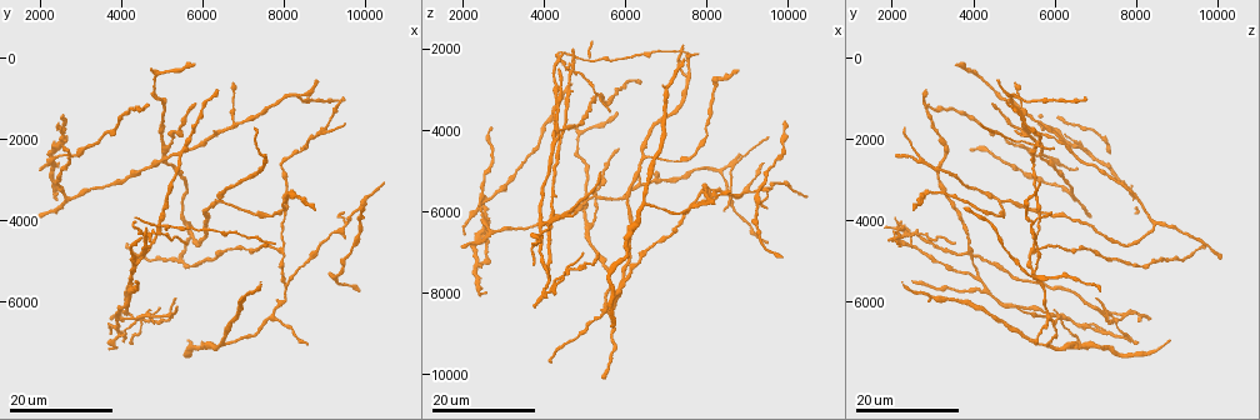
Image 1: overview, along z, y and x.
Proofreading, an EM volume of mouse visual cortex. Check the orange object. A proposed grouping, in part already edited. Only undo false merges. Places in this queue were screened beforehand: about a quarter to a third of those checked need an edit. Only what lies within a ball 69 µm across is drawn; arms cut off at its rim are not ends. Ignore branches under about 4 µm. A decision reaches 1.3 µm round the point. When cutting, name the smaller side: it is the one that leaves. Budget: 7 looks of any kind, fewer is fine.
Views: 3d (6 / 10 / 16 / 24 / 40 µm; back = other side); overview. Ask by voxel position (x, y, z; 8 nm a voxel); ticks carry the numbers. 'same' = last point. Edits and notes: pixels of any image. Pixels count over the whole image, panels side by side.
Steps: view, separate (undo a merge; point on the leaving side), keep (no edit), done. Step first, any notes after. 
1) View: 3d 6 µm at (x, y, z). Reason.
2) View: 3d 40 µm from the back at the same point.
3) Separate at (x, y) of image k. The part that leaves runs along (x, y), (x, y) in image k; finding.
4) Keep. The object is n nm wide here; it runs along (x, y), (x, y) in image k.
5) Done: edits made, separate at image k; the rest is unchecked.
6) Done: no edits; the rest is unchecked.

View: 3d 24 µm at (9550, 4050, 5500). Three-way junction.

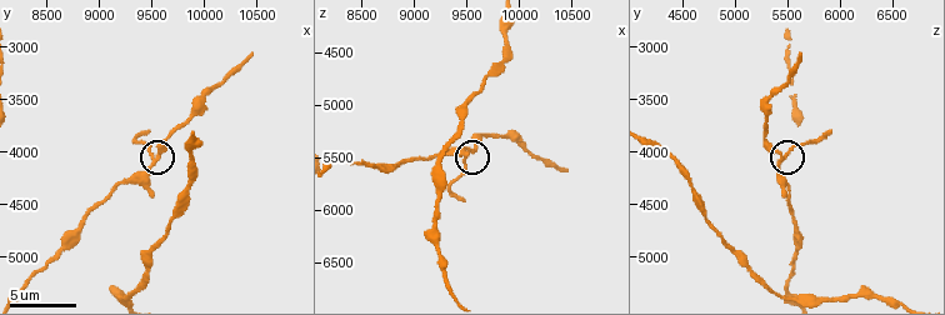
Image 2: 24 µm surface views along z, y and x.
View: 3d 10 µm at (9480, 4060, 5460).

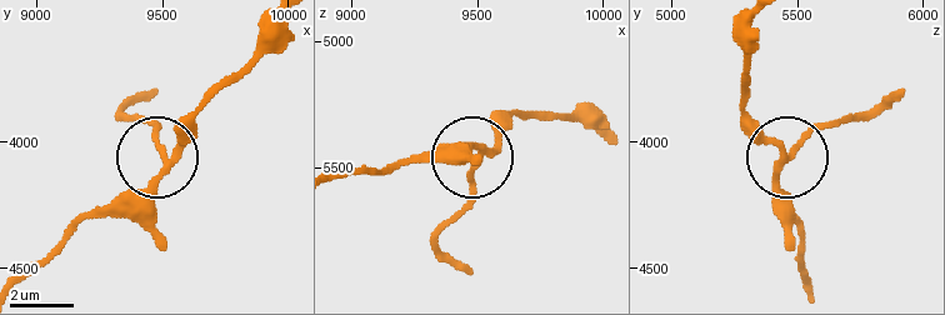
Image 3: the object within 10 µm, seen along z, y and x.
Keep. 3 arms meet here; it runs along (25, 276), (154, 179), (163, 158), (141, 118) in image 3; one neuron here.

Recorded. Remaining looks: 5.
View: 3d 16 µm at (3850, 6600, 6750). Four arms meet.

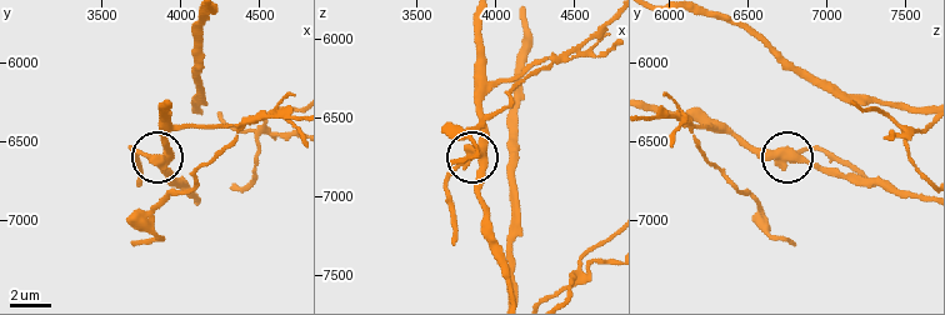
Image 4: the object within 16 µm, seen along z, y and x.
View: 3d 10 µm at the same point.

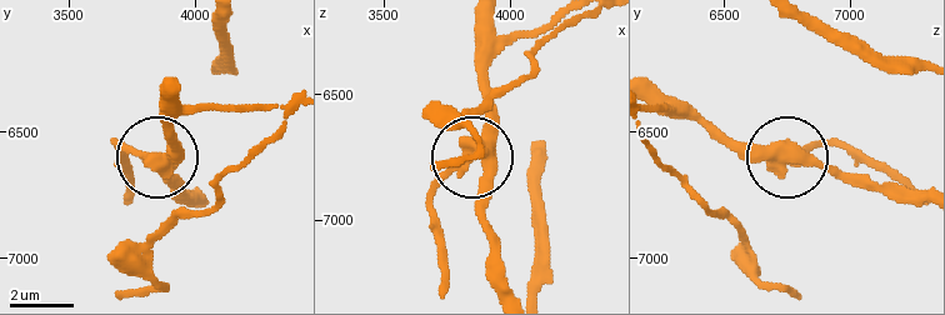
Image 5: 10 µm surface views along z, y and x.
Separate at (128, 150) of image 5. The side arm is 5 µm long; 4 arms meet here; two neurons meet here.

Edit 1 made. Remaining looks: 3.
View: overview.

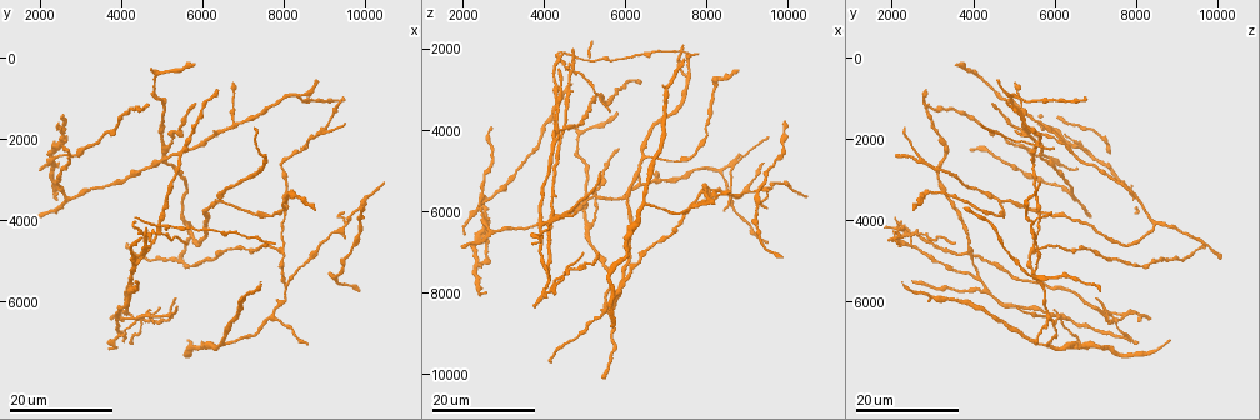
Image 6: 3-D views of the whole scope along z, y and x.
View: 3d 16 µm at (4500, 5000, 4050). A fork.

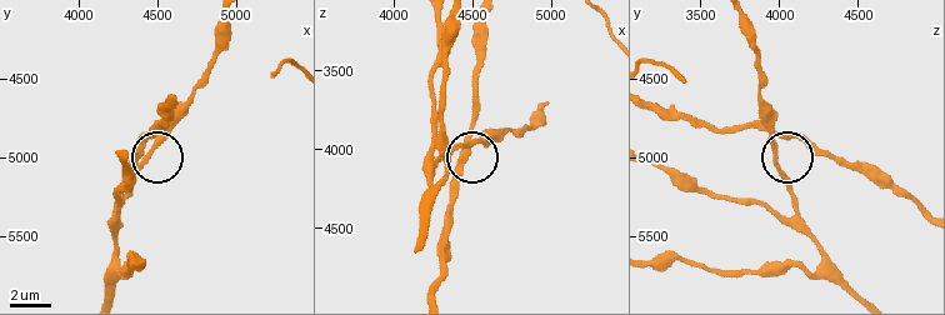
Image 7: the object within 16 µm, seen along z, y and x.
View: 3d 6 µm at (4500, 4920, 3980). Zoom in.

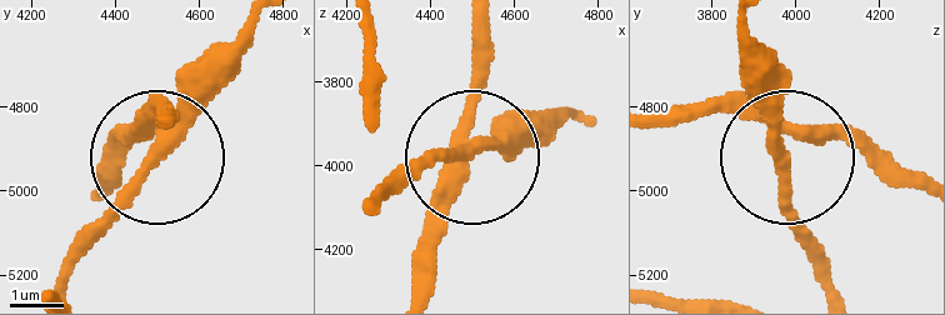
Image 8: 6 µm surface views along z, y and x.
Separate at (158, 111) of image 8. The part that leaves runs along (783, 129), (913, 169) in image 8; two neurons meet here.

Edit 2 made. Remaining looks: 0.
Done: edits made, separate at image 5, separate at image 8; the rest is unchecked.

